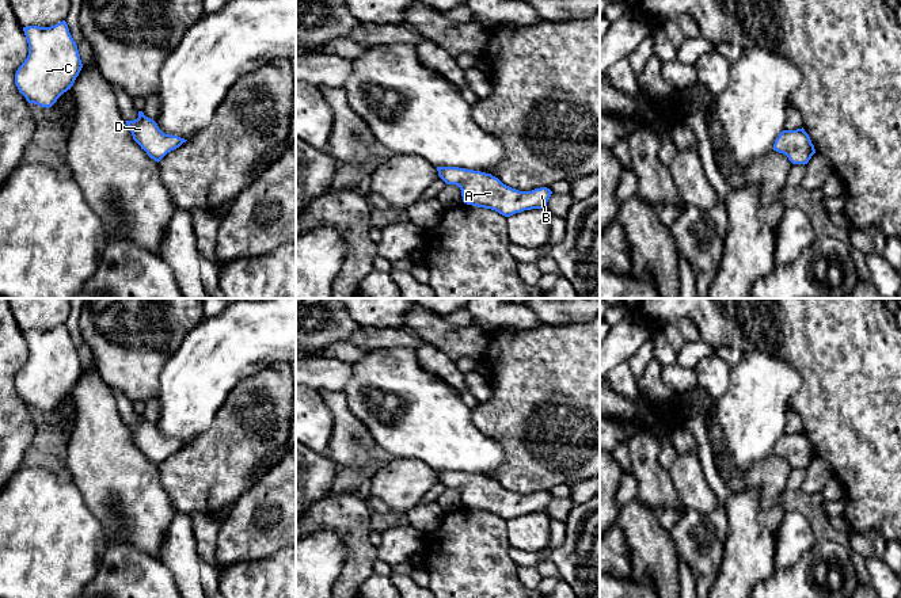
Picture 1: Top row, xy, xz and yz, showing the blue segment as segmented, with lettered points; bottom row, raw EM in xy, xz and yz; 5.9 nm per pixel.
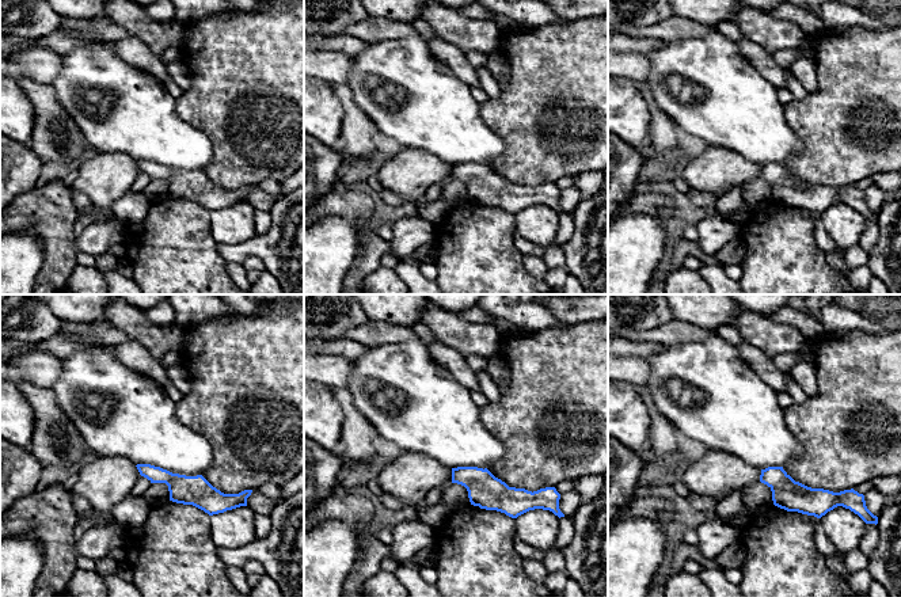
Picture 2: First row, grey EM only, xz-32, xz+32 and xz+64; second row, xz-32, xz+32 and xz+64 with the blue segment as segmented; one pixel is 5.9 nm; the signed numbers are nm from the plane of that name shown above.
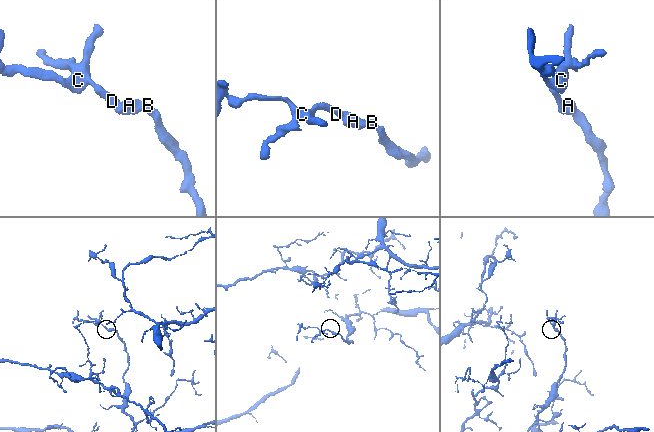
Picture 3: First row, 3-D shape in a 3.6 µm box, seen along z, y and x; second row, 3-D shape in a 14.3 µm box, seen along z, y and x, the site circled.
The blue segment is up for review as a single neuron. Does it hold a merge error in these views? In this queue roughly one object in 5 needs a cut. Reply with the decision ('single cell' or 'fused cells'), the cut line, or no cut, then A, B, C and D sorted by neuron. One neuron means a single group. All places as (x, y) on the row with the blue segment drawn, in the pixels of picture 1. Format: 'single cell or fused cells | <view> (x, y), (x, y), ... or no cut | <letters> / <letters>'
single cell | no cut | A B C D

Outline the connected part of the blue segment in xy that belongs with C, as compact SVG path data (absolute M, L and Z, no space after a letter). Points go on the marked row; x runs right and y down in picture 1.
M65 20L50 27L23 27L23 31L28 43L28 56L15 73L15 84L28 103L49 108L71 89L83 68L77 45Z

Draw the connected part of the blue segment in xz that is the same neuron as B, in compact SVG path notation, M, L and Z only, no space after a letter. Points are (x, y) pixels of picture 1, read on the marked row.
M437 167L438 176L446 184L456 184L461 190L467 205L491 209L505 217L532 209L547 209L552 191L547 187L532 191L518 191L503 184L491 174L459 167Z

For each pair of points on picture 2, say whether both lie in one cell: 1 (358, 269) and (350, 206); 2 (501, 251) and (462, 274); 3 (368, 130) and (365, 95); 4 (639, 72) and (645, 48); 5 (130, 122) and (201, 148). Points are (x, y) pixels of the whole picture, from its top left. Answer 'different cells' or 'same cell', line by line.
1: same cell
2: same cell
3: different cells
4: different cells
5: same cell

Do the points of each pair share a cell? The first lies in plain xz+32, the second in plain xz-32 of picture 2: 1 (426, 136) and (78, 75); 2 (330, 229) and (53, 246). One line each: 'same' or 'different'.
1: same
2: different

